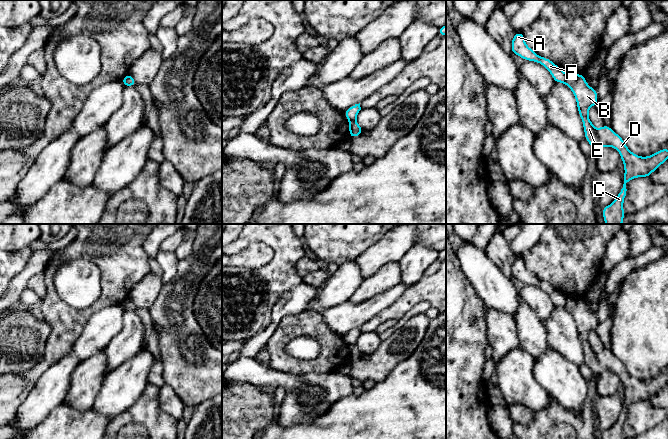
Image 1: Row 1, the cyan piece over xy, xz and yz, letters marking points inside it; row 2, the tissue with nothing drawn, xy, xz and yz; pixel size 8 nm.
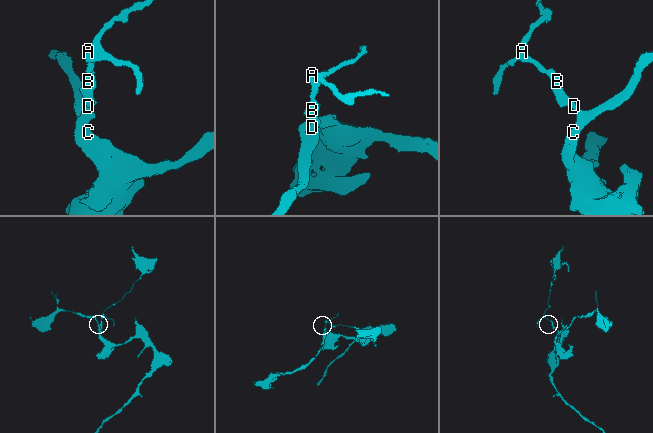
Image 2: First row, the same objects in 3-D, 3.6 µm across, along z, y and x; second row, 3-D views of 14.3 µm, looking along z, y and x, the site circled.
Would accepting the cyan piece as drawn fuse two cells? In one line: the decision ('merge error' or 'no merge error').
merge error

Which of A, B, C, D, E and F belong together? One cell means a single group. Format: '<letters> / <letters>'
A F / B C D E

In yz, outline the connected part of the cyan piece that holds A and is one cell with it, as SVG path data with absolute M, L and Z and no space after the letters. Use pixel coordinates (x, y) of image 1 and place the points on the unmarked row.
M514 257L513 264L511 267L512 277L519 281L533 286L538 286L543 289L552 299L553 303L557 307L563 307L566 305L567 298L551 284L545 281L537 279L531 272L526 269L524 258Z

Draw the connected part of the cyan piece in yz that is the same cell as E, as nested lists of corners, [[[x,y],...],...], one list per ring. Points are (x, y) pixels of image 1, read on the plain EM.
[[[568,297],[564,306],[573,316],[577,325],[577,332],[583,346],[585,363],[593,372],[599,375],[604,370],[618,374],[624,386],[624,408],[616,423],[610,429],[603,431],[602,439],[625,439],[623,426],[626,420],[626,407],[637,401],[649,401],[661,388],[668,383],[668,373],[647,380],[640,381],[628,374],[623,363],[610,350],[604,349],[596,353],[589,343],[589,332],[595,330],[598,323],[597,314],[591,312],[582,298]]]

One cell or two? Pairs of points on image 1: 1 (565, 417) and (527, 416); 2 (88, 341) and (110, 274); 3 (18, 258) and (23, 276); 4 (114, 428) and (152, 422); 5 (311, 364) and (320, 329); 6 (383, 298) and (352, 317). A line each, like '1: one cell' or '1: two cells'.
1: two cells
2: two cells
3: two cells
4: one cell
5: one cell
6: one cell

